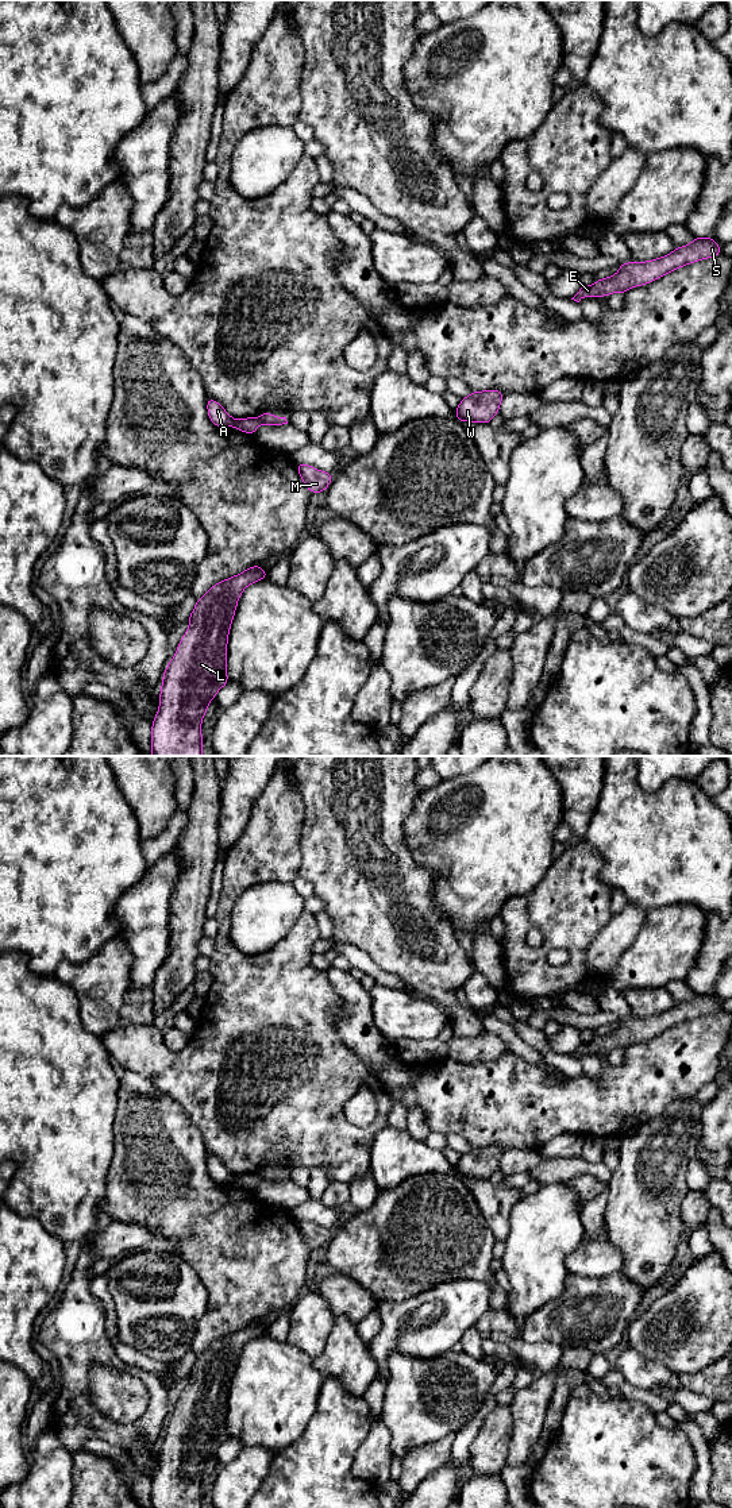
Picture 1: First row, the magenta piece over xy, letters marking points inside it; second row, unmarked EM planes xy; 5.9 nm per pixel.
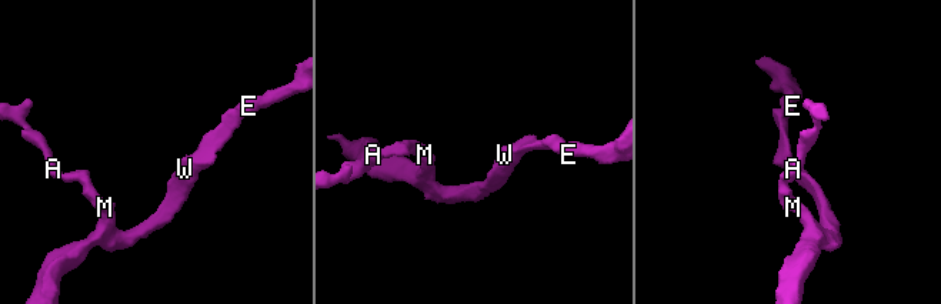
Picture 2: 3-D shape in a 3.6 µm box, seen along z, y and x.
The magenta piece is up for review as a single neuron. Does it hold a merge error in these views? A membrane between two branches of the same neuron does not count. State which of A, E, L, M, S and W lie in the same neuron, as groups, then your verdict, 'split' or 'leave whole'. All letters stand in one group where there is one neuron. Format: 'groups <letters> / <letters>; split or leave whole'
groups A / E L M S W; split

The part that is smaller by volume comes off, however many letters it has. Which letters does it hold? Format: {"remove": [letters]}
{"remove": ["E", "L", "M", "S", "W"]}

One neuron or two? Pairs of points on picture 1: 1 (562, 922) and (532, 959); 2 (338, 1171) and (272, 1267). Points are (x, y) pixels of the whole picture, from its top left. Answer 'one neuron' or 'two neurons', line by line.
1: one neuron
2: two neurons

